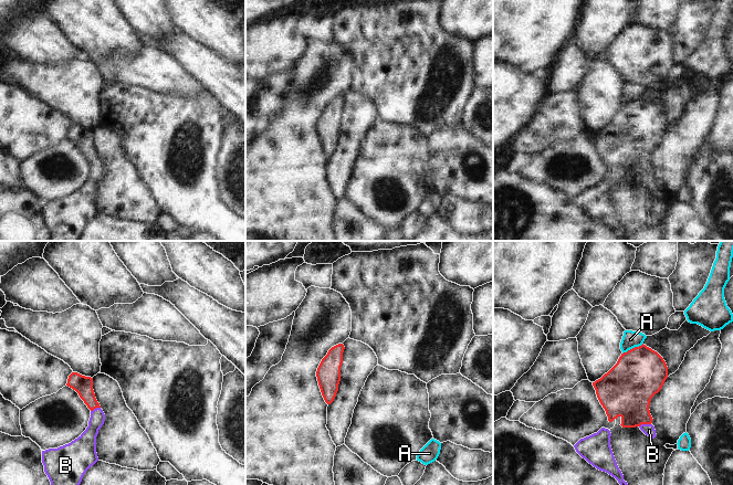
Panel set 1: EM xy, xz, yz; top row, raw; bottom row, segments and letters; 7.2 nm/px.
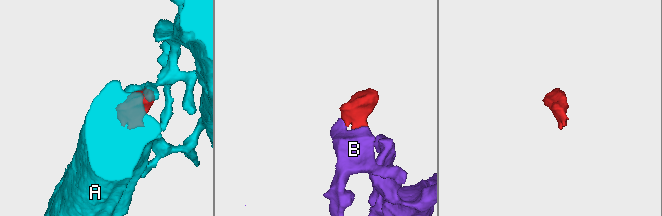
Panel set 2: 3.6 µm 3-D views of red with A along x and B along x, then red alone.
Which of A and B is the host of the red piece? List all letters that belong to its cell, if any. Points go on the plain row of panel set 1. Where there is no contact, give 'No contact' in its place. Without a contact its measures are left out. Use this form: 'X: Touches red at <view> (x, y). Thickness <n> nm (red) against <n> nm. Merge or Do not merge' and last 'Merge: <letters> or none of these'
A: Touches red at yz (632, 101). Thickness 380 nm (red) against 130 nm. Do not merge
B: Touches red at yz (645, 176). Thickness 340 nm (red) against 80 nm. Merge
Merge: B.

